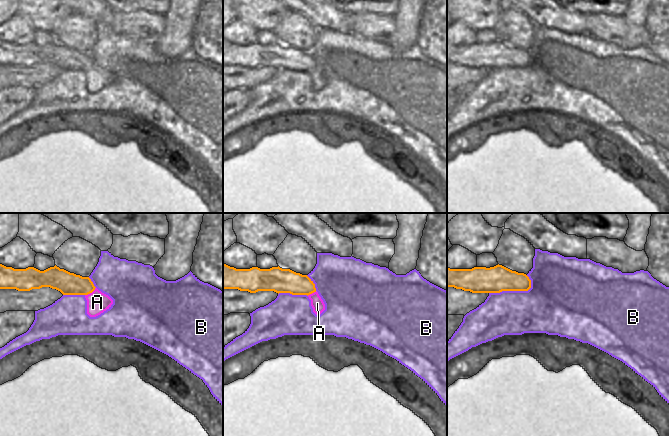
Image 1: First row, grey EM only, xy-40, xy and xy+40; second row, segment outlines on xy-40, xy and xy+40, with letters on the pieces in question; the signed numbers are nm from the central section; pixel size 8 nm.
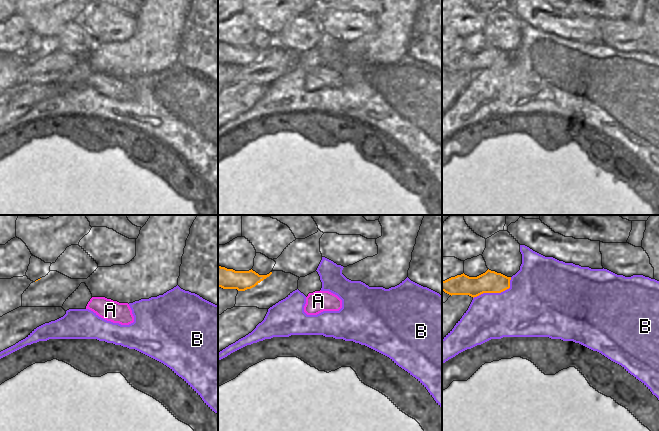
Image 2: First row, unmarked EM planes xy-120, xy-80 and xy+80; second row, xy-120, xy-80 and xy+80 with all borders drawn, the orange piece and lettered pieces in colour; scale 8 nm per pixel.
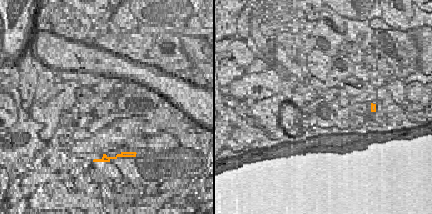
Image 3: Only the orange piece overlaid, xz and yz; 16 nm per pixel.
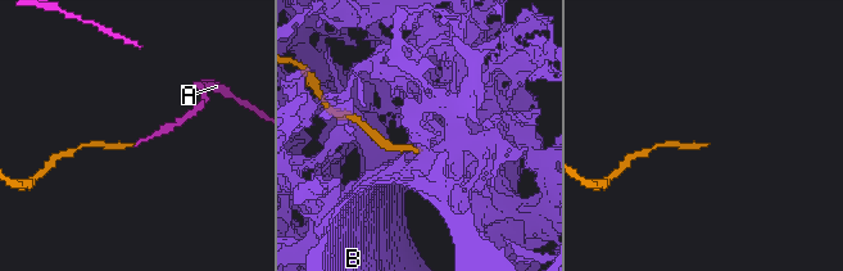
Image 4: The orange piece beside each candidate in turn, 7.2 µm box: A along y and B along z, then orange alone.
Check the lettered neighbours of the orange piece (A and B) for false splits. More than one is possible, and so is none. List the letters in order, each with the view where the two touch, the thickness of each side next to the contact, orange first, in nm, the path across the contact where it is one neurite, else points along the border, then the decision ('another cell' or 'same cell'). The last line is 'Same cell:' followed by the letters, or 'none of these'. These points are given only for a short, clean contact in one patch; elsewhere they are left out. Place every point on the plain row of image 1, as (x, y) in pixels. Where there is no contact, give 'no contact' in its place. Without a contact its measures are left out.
A: meets orange in xy-40; 180 nm thick on the orange side, 180 nm on the other; same cell
B: meets orange in xy+40; 220 nm thick on the orange side, 360 nm on the other; another cell
Same cell: A

